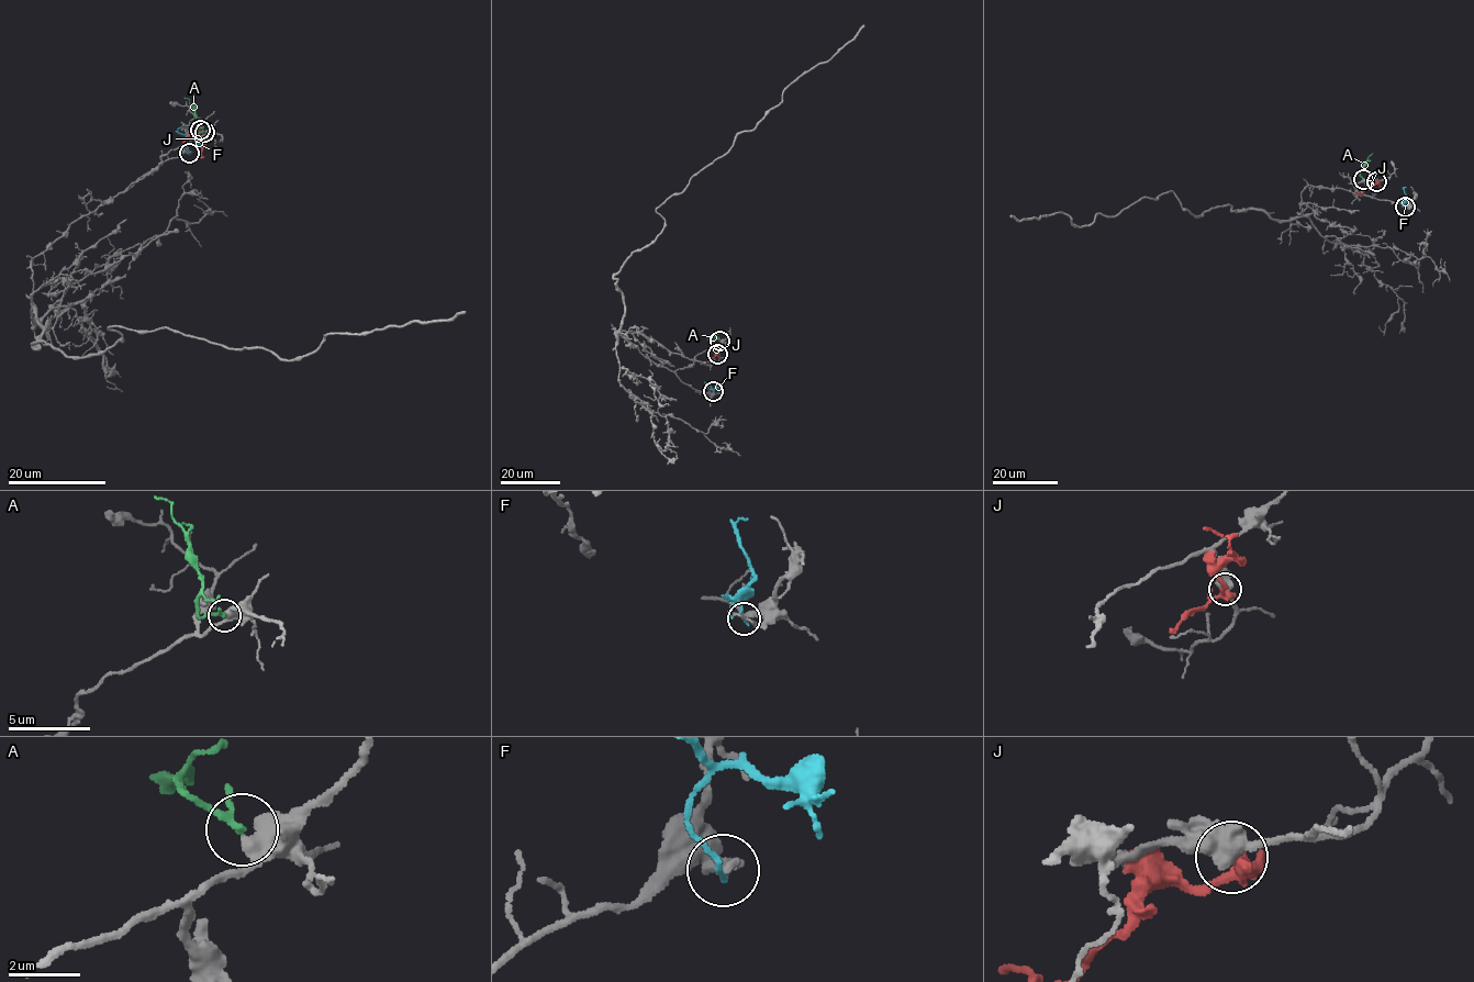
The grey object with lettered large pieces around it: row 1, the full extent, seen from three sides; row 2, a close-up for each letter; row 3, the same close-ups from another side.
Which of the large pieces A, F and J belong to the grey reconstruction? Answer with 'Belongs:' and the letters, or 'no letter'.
Belongs: A

